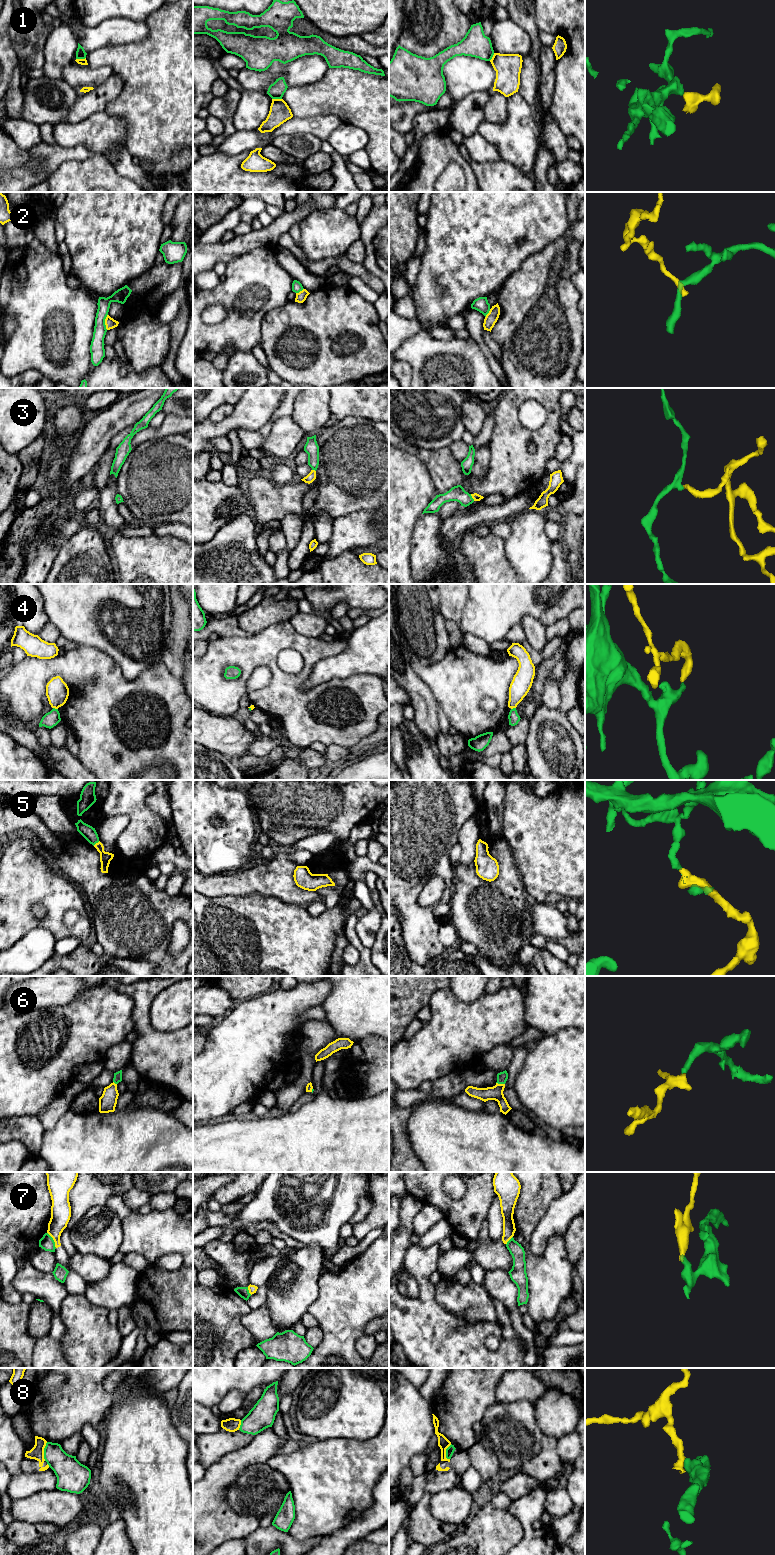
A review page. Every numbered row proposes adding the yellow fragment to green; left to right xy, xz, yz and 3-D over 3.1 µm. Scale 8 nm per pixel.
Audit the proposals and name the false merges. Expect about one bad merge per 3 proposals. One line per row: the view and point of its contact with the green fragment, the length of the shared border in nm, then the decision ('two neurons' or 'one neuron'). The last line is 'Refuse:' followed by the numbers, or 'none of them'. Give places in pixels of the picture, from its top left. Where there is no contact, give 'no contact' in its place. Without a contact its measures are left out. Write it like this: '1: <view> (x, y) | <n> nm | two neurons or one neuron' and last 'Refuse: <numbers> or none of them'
1: xy (80, 58) | 80 nm | two neurons
2: xy (104, 322) | 130 nm | two neurons
3: yz (471, 497) | 70 nm | one neuron
4: xy (54, 708) | 40 nm | one neuron
5: xy (96, 842) | 70 nm | one neuron
6: yz (500, 1083) | 70 nm | one neuron
7: xy (53, 1240) | 150 nm | two neurons
8: xy (44, 1451) | 150 nm | two neurons
Refuse: 1, 2, 7, 8

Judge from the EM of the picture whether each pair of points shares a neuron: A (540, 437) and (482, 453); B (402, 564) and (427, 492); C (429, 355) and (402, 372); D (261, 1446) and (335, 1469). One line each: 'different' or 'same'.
A: different
B: same
C: different
D: different

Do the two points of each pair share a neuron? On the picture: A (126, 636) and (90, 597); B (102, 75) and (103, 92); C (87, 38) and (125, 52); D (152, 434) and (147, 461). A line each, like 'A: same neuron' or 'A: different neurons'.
A: same neuron
B: different neurons
C: different neurons
D: different neurons

